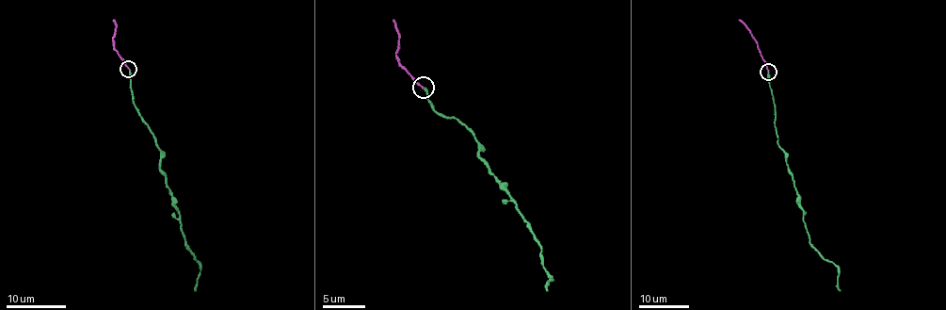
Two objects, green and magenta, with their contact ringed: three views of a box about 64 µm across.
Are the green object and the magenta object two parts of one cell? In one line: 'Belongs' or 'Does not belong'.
Belongs

